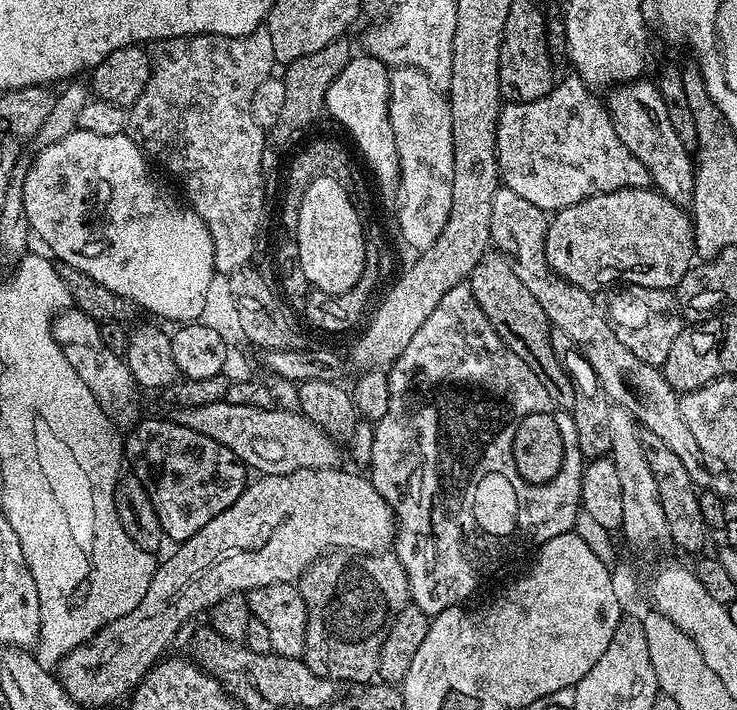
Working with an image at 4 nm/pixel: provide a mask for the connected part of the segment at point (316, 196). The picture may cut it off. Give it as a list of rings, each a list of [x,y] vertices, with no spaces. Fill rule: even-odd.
[[[318,176],[304,188],[304,197],[298,208],[296,242],[298,258],[301,259],[302,270],[305,271],[311,287],[316,292],[324,292],[327,296],[337,297],[346,294],[358,278],[362,278],[364,262],[364,220],[356,209],[356,200],[348,197],[349,189],[339,184],[332,176]]]

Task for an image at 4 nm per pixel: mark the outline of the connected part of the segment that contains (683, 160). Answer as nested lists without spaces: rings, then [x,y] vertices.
[[[639,78],[631,82],[617,83],[608,94],[608,100],[606,96],[608,114],[612,117],[614,130],[618,130],[618,138],[622,138],[626,150],[630,150],[630,154],[634,154],[634,158],[638,158],[638,162],[646,166],[655,191],[663,194],[667,200],[674,202],[678,207],[687,209],[691,205],[694,194],[694,178],[696,177],[694,156],[689,149],[682,146],[682,142],[678,139],[678,133],[674,131],[670,114],[666,110],[666,102],[662,102],[659,87],[655,83],[651,84],[648,78]]]

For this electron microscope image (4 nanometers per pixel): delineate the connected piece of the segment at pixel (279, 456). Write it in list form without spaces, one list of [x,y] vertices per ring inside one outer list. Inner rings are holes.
[[[225,398],[210,402],[210,406],[177,407],[175,411],[177,424],[214,438],[226,450],[234,450],[236,457],[260,476],[285,476],[303,468],[334,468],[341,463],[337,441],[296,410],[234,406]]]

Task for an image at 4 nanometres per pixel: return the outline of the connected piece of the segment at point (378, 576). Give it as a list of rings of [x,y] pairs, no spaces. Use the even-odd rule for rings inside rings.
[[[343,550],[319,556],[300,575],[298,587],[302,602],[306,602],[306,646],[302,657],[304,664],[327,680],[341,685],[363,686],[375,681],[378,676],[380,647],[384,634],[394,618],[410,603],[408,579],[402,562],[391,551],[379,554],[349,554]]]

